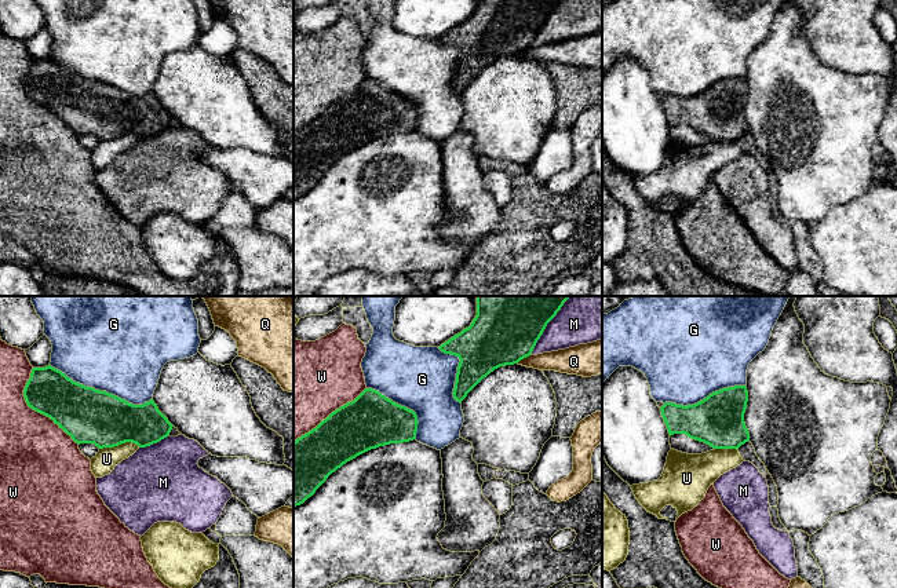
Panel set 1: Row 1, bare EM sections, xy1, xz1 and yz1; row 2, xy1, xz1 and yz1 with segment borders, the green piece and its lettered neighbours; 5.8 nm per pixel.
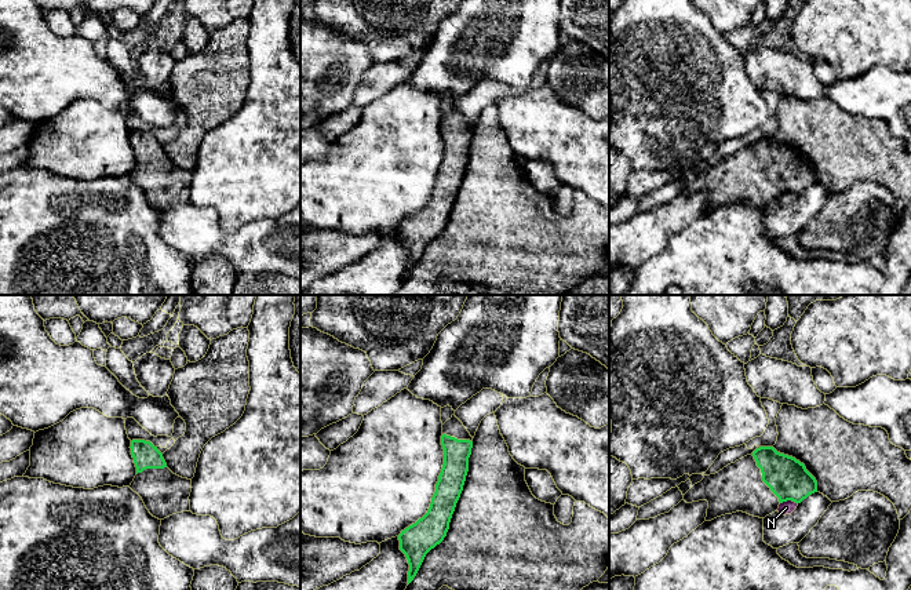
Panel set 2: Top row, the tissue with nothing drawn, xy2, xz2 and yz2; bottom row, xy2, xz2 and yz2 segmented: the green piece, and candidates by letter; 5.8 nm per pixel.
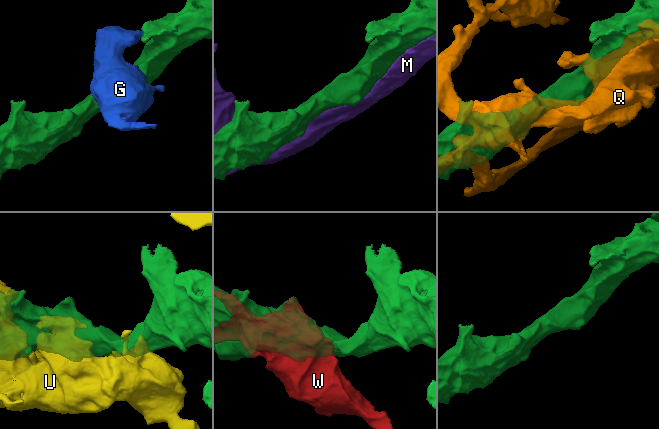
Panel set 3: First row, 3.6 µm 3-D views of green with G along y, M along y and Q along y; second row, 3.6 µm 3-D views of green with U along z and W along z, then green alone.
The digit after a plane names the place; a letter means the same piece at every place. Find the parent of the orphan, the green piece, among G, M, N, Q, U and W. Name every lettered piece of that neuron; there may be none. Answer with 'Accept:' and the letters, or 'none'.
Accept: none

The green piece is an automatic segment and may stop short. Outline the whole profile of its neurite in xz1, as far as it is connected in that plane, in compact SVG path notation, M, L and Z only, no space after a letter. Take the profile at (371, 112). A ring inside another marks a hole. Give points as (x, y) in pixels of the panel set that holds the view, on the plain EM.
M365 80L354 92L332 103L293 134L293 198L303 196L332 164L357 147L379 138L413 132L417 116L413 102L376 81Z

